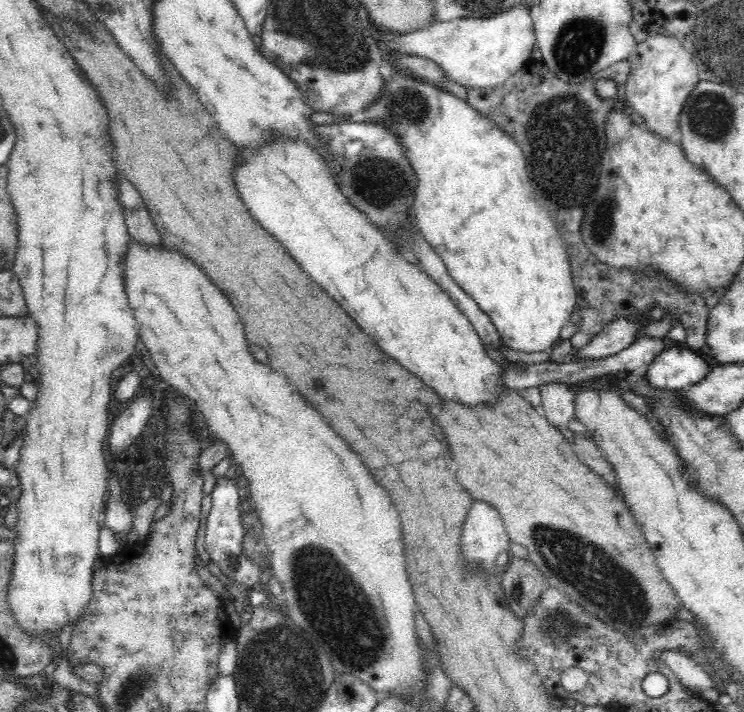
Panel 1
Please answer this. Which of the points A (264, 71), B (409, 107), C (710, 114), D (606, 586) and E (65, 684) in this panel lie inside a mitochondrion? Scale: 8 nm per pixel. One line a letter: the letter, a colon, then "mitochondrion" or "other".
A: other
B: mitochondrion
C: mitochondrion
D: mitochondrion
E: other

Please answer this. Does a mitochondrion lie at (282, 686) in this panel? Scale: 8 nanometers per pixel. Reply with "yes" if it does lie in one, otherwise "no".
yes

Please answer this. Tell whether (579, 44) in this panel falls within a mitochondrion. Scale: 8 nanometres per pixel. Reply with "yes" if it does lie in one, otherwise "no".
yes

